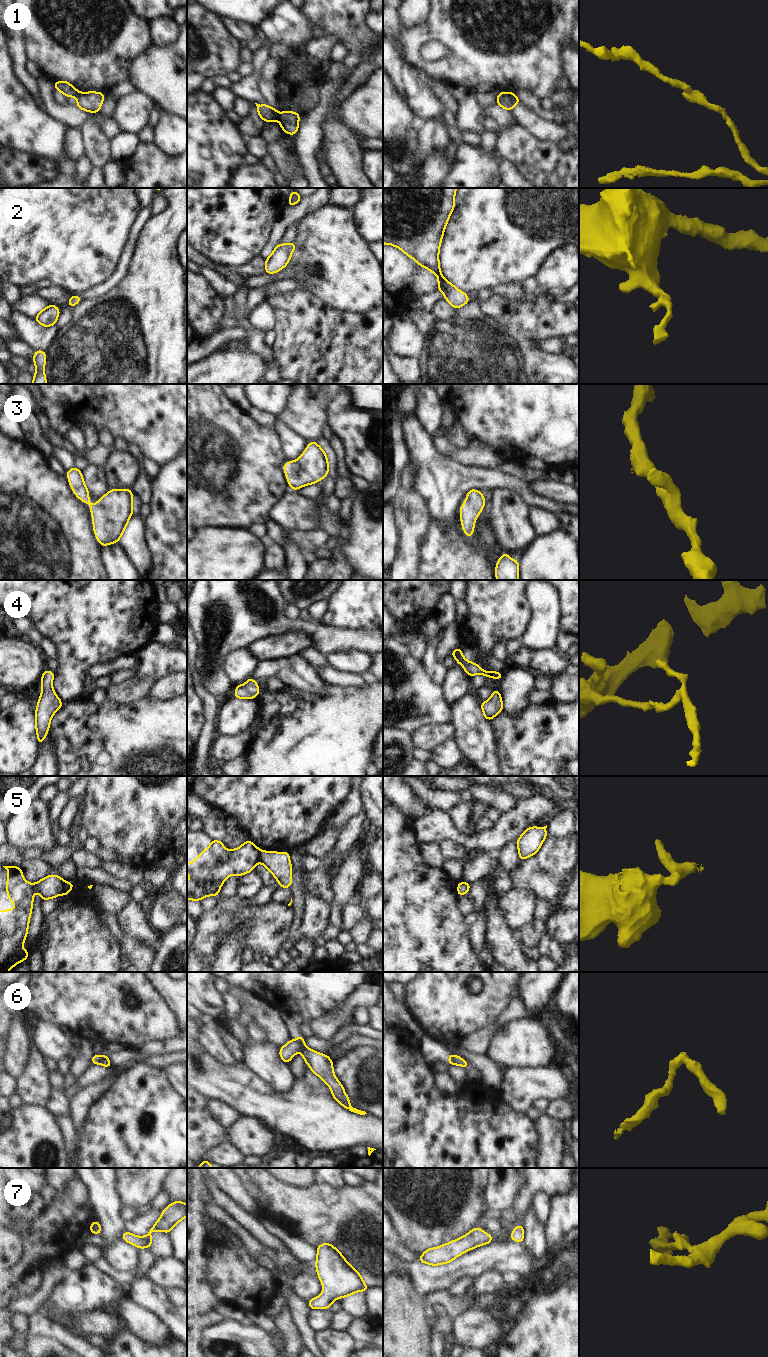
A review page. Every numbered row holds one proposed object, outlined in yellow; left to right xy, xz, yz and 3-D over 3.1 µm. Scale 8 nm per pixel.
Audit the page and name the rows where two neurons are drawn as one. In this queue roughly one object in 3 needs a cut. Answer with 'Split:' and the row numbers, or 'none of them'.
Split: 1, 5, 6

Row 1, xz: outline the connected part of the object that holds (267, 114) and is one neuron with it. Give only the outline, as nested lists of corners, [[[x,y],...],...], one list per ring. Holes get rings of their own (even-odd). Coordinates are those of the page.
[[[255,103],[257,106],[257,112],[258,115],[261,117],[261,119],[265,122],[271,122],[274,120],[275,116],[275,109],[271,108],[269,105],[264,104],[260,105]]]

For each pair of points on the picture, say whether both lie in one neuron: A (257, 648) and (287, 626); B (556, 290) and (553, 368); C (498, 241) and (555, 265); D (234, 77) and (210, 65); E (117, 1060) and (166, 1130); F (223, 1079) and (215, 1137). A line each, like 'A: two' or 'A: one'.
A: two
B: two
C: two
D: two
E: two
F: two

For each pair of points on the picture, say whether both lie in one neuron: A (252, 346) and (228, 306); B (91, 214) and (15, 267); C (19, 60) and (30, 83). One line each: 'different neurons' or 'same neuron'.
A: same neuron
B: same neuron
C: same neuron

